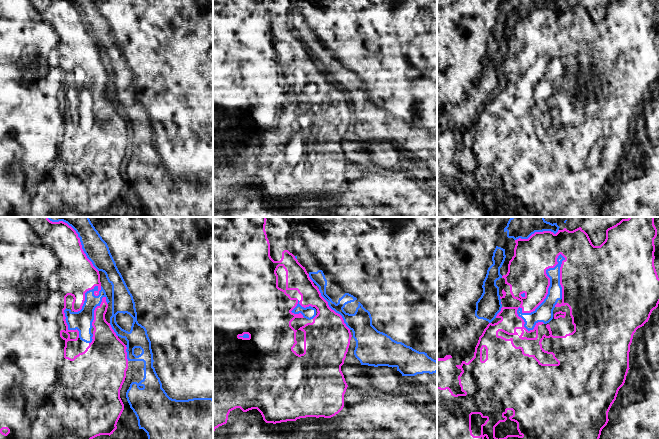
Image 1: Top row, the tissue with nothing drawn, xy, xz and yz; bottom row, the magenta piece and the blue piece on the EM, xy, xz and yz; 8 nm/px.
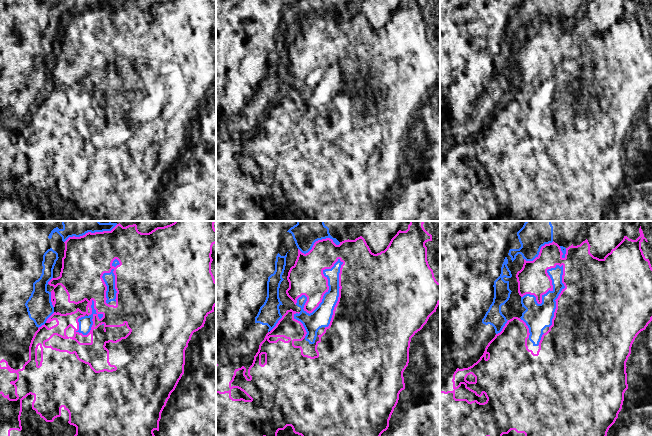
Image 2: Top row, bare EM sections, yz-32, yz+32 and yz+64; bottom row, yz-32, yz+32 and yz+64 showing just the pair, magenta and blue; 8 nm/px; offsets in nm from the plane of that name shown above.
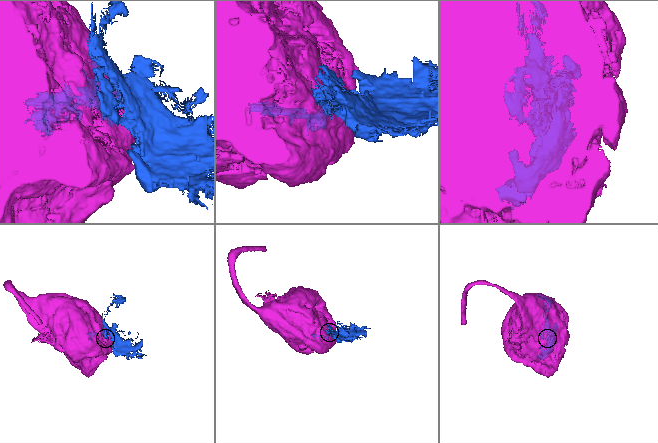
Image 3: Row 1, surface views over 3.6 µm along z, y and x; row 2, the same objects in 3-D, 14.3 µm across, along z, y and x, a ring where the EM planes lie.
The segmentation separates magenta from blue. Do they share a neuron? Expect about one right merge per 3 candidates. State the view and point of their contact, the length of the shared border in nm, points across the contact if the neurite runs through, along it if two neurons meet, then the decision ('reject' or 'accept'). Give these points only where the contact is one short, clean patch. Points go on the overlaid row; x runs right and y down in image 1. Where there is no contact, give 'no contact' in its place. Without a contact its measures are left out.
yz (544, 298) | 700 nm | reject

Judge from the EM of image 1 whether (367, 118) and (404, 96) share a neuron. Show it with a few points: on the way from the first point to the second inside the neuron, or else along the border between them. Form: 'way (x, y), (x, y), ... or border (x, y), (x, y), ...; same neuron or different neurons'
way (376, 118), (379, 118), (395, 102); same neuron

